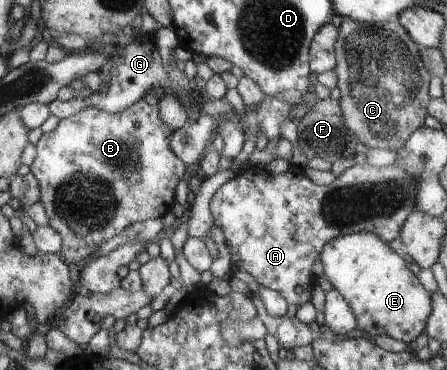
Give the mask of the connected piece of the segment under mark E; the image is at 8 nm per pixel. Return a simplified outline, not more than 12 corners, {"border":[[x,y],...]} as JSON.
{"border":[[387,242],[325,245],[357,328],[411,343],[431,293]]}

